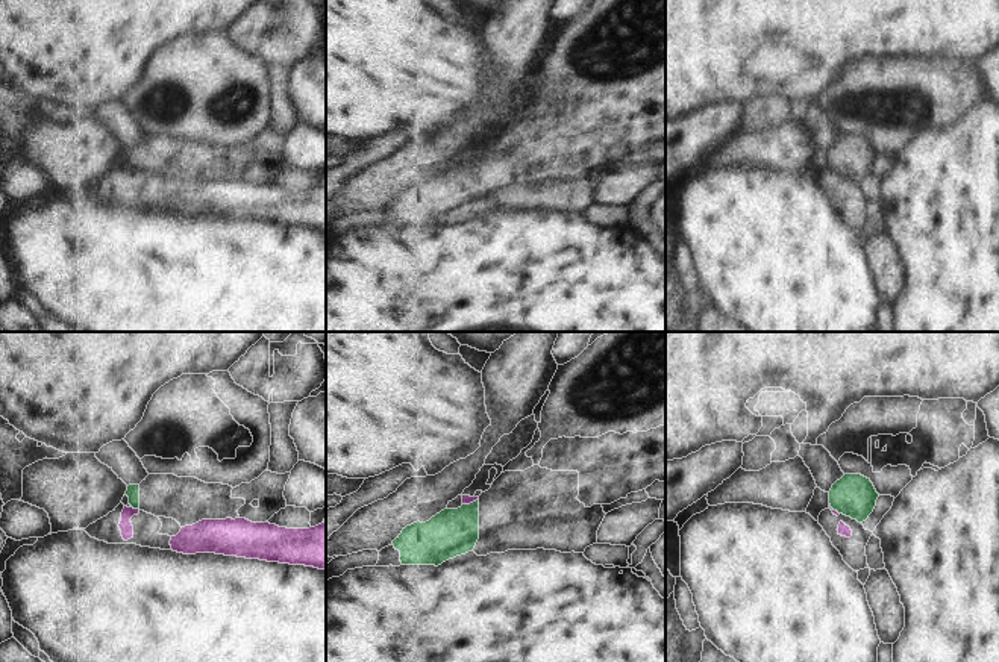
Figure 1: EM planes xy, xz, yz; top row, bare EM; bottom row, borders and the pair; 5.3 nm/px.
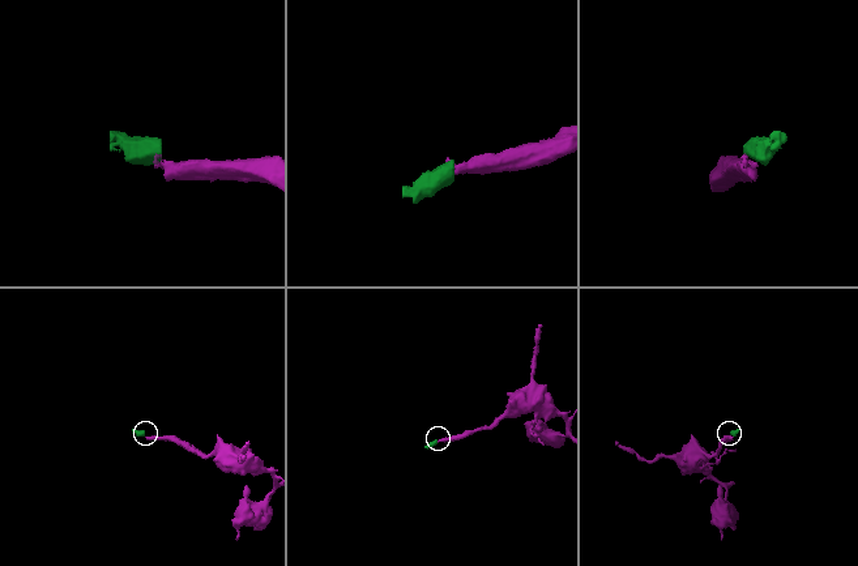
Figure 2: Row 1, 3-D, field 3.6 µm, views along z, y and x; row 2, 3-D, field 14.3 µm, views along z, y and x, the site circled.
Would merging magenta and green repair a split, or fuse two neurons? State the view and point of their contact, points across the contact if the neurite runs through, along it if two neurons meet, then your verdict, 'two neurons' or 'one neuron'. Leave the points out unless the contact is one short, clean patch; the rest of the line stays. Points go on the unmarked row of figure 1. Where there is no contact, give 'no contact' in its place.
meets magenta in xy at (135, 170); two neurons

